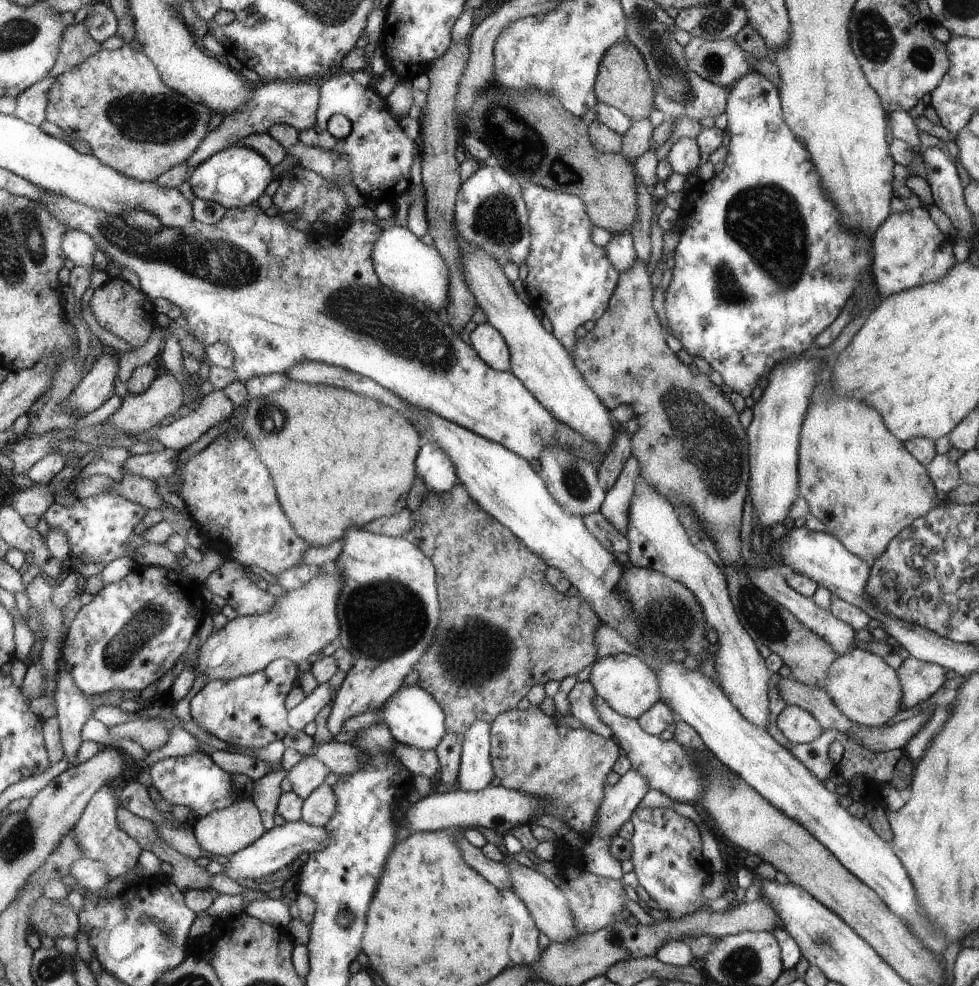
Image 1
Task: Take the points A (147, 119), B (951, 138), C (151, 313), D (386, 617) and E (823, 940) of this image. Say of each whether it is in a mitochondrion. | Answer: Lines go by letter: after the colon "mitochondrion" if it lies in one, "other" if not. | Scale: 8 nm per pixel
A: mitochondrion
B: other
C: other
D: mitochondrion
E: mitochondrion

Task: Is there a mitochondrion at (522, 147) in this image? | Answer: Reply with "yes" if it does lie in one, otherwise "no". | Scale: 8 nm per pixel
yes

